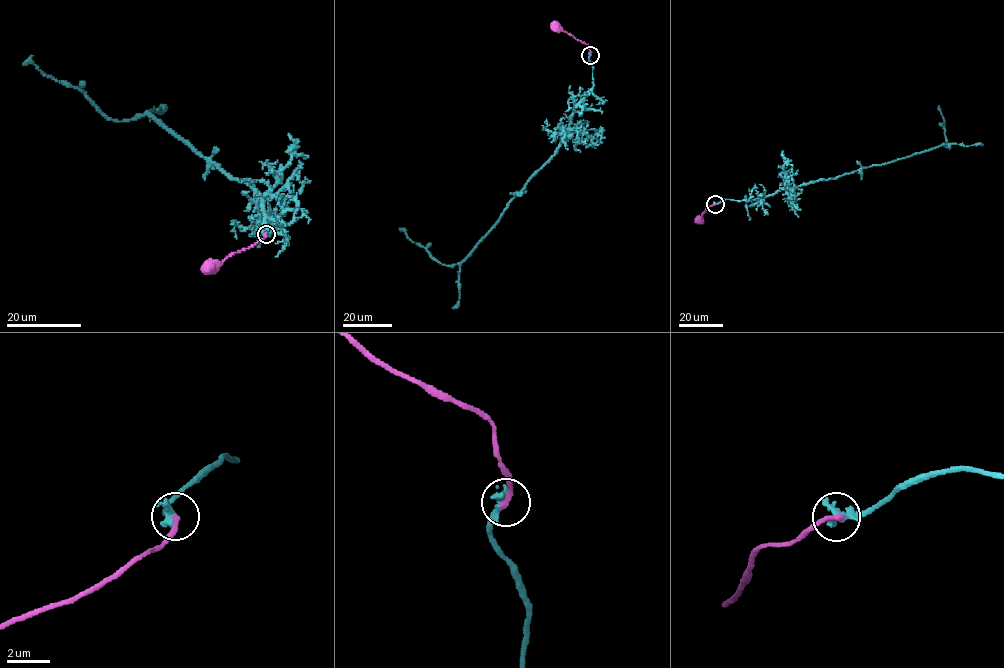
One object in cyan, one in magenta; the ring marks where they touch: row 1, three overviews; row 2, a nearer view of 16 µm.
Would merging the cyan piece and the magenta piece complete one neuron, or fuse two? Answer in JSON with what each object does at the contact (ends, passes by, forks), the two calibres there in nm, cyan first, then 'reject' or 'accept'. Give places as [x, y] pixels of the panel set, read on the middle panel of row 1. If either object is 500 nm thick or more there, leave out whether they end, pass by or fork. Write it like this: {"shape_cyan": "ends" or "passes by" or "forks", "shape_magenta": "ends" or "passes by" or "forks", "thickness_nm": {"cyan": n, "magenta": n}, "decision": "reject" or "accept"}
{"shape_cyan": "ends", "shape_magenta": "ends", "thickness_nm": {"cyan": 400, "magenta": 300}, "decision": "accept"}

